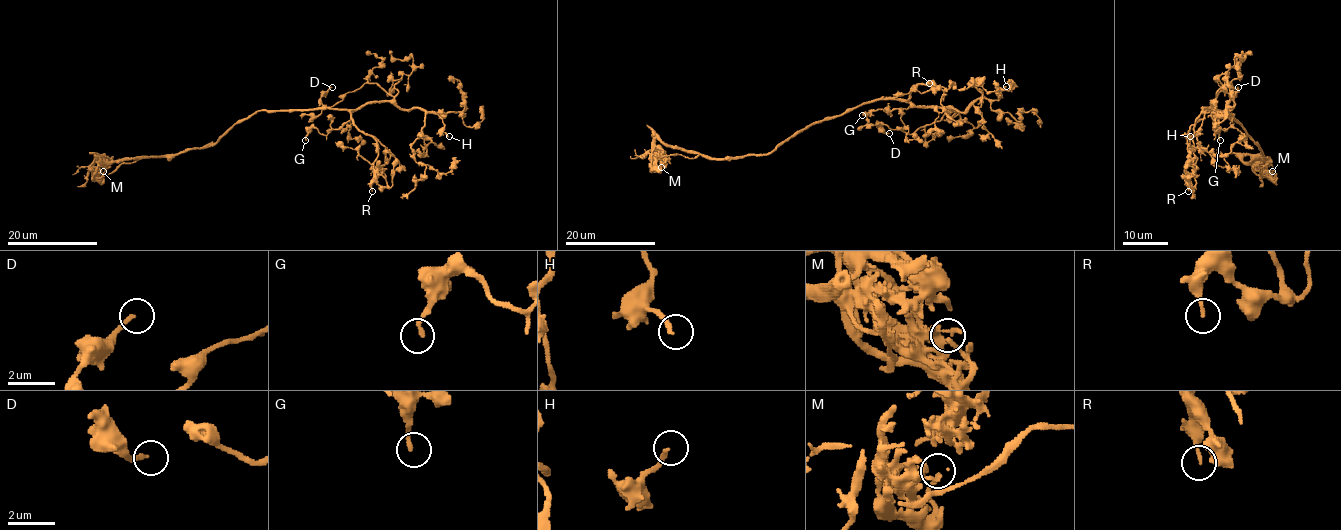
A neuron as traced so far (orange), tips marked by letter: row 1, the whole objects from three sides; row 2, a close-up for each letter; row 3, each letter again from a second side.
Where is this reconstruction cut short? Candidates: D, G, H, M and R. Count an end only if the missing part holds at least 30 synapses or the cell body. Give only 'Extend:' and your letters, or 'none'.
Extend: H

